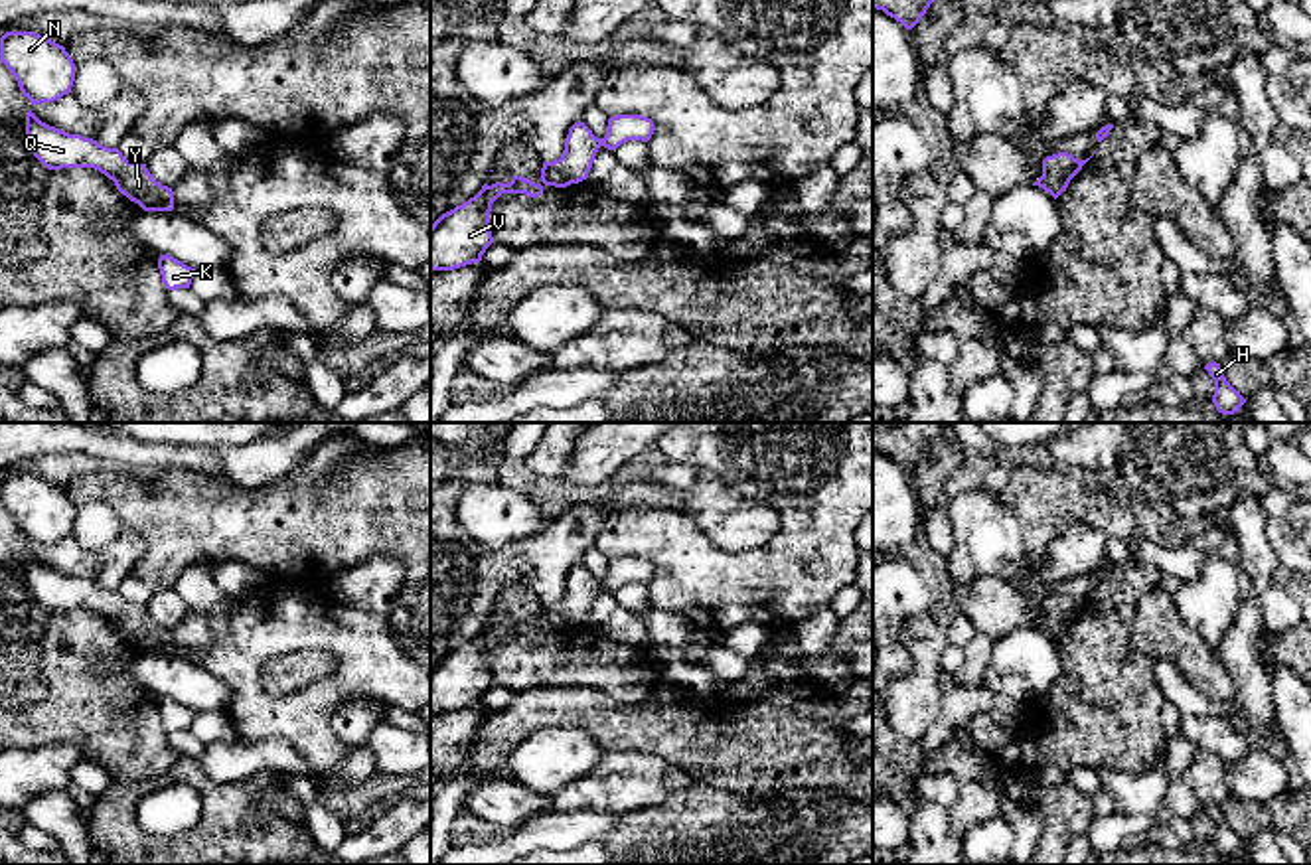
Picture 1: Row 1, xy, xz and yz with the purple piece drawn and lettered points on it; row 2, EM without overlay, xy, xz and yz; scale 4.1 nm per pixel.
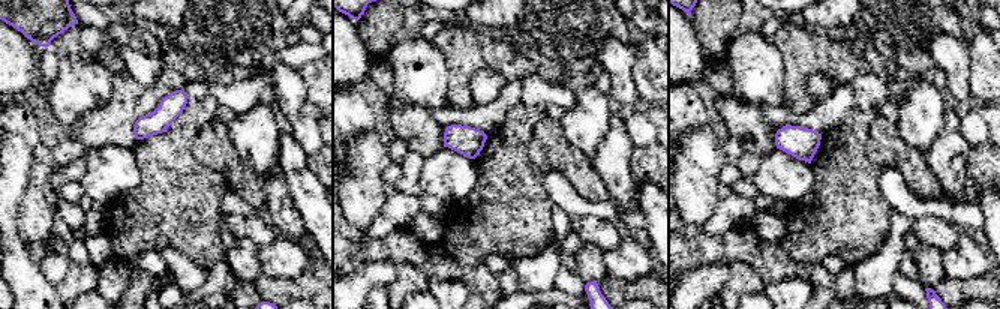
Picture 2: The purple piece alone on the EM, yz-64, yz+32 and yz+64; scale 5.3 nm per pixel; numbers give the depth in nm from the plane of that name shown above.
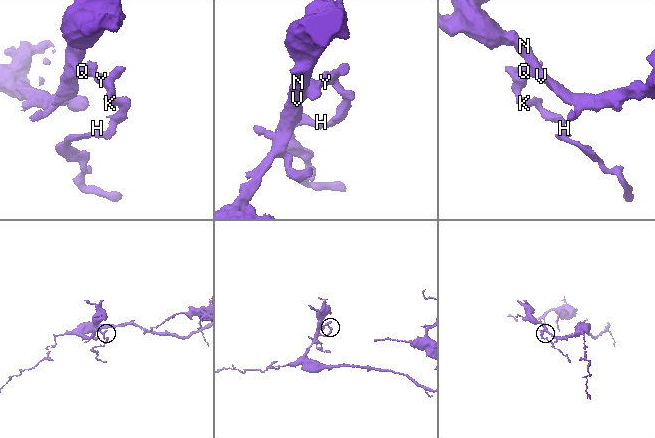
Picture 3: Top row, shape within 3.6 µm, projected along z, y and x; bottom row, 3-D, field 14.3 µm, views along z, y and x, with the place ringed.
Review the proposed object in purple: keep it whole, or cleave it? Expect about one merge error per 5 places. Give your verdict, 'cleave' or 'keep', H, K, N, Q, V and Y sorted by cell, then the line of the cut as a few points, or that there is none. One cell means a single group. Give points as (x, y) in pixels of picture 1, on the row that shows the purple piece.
keep | H K N Q V Y | no cut

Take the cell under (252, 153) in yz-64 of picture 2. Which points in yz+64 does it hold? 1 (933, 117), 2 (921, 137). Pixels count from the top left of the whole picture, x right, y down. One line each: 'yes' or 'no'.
1: yes
2: yes

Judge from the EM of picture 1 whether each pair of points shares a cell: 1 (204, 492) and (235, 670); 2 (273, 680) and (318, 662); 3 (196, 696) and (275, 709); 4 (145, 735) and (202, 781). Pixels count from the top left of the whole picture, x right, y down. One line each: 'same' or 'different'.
1: different
2: same
3: different
4: different

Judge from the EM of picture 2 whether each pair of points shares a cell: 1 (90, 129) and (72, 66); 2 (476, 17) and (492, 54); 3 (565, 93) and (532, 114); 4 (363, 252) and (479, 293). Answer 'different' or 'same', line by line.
1: different
2: different
3: different
4: same

